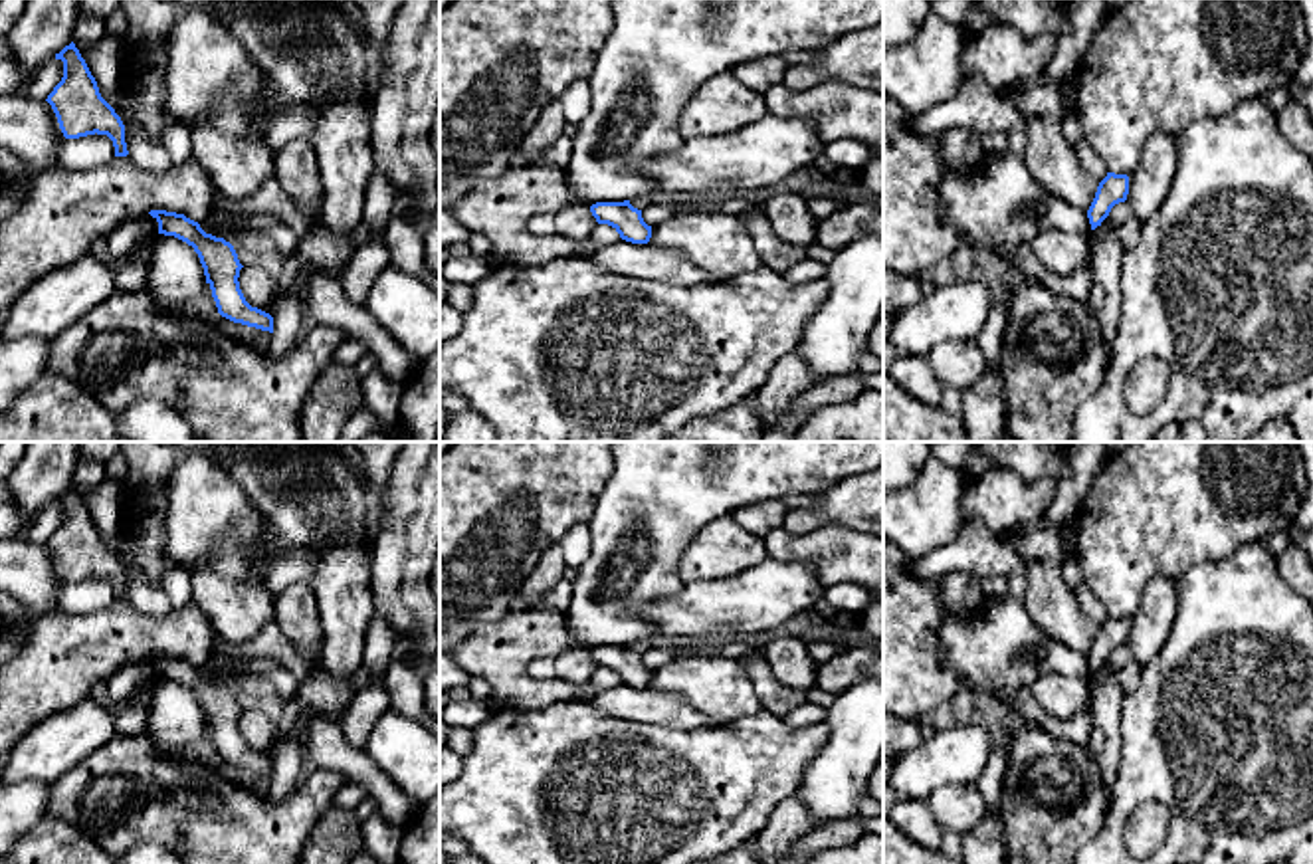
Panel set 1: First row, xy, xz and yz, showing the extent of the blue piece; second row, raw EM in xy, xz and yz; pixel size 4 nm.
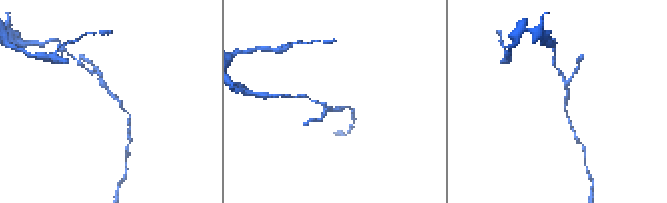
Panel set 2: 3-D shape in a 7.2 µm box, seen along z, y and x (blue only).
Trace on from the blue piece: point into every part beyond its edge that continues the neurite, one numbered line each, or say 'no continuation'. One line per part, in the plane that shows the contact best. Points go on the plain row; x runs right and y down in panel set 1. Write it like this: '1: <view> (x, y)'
no continuation

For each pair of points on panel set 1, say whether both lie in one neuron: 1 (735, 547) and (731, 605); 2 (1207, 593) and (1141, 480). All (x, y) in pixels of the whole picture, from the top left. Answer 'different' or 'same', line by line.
1: different
2: different

